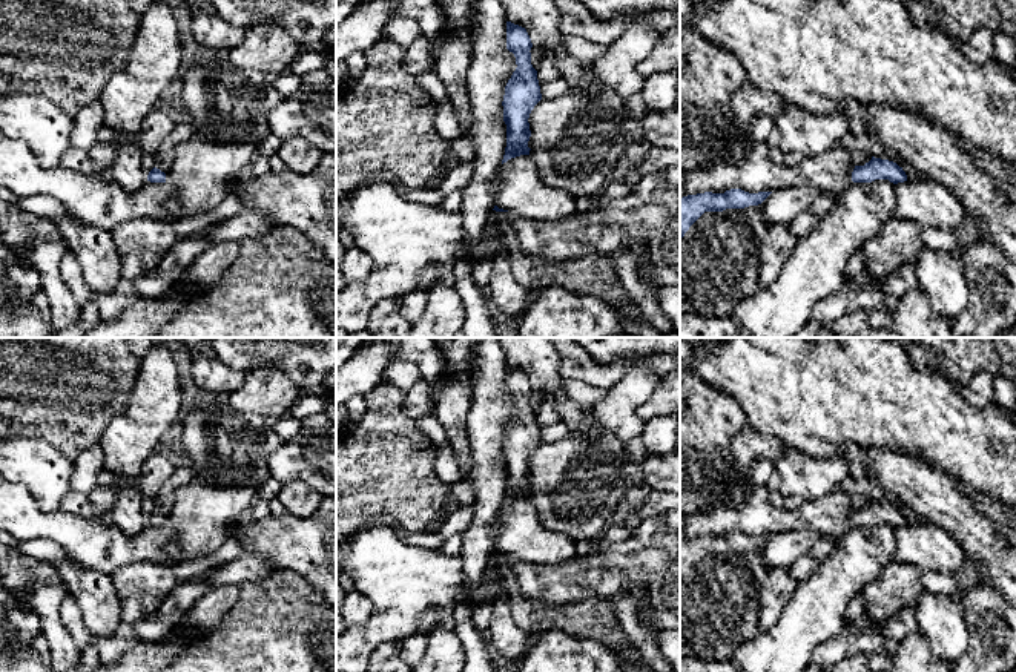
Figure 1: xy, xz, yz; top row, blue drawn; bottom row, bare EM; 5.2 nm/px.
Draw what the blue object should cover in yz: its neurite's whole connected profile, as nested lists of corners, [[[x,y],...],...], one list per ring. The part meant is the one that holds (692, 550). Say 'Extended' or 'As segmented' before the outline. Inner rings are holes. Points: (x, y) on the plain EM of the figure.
As segmented. [[[731,532],[724,537],[704,535],[680,542],[680,585],[704,555],[723,555],[726,552],[758,549],[770,537],[772,535],[749,537],[741,532]]]

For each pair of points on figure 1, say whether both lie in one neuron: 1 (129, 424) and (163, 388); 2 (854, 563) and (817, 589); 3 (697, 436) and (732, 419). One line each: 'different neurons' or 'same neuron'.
1: same neuron
2: same neuron
3: same neuron

